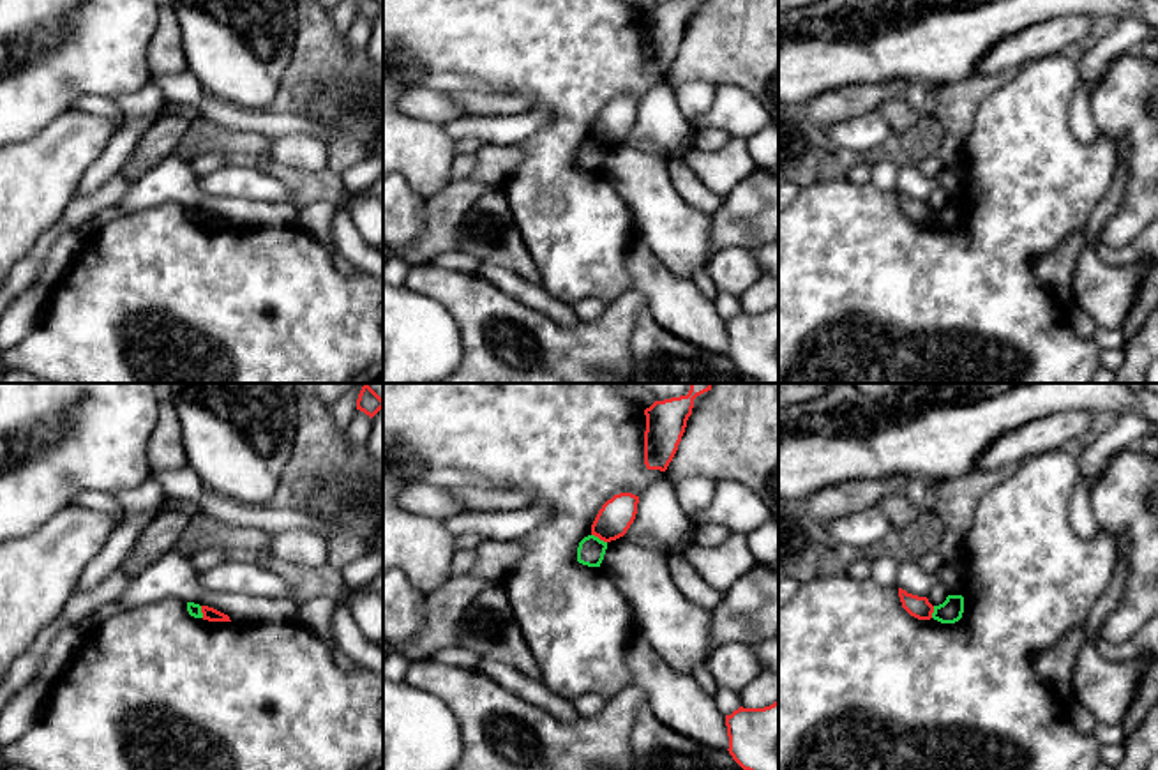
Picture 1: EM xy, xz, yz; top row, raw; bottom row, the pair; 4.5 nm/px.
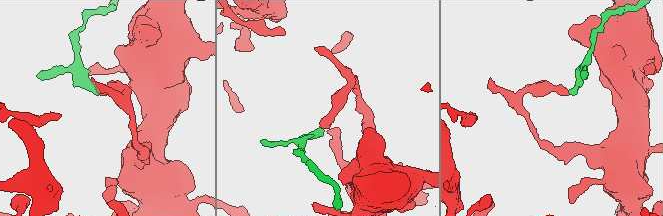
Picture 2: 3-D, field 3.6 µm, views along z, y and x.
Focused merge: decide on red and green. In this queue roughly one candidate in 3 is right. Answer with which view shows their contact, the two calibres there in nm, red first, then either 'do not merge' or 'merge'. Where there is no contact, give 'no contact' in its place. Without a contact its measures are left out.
contact in xz; calibres 160 and 120 nm; do not merge

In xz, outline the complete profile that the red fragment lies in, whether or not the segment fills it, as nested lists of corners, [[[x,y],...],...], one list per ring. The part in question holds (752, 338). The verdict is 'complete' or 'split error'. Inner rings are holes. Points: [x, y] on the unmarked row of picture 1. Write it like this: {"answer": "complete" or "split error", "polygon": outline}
{"answer": "complete", "polygon": [[[778,306],[726,320],[729,359],[759,383],[778,383]]]}

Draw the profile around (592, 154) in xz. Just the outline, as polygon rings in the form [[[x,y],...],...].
[[[588,140],[579,147],[577,166],[588,171],[600,171],[605,154],[607,147],[595,140]]]

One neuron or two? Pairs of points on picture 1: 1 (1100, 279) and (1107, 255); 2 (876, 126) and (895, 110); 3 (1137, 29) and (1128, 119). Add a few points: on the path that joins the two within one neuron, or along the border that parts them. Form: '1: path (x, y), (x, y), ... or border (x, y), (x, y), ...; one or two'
1: border (1095, 246), (1107, 264), (1139, 262); two
2: border (878, 108), (892, 131); two
3: border (1127, 52), (1109, 66), (1100, 83); two

